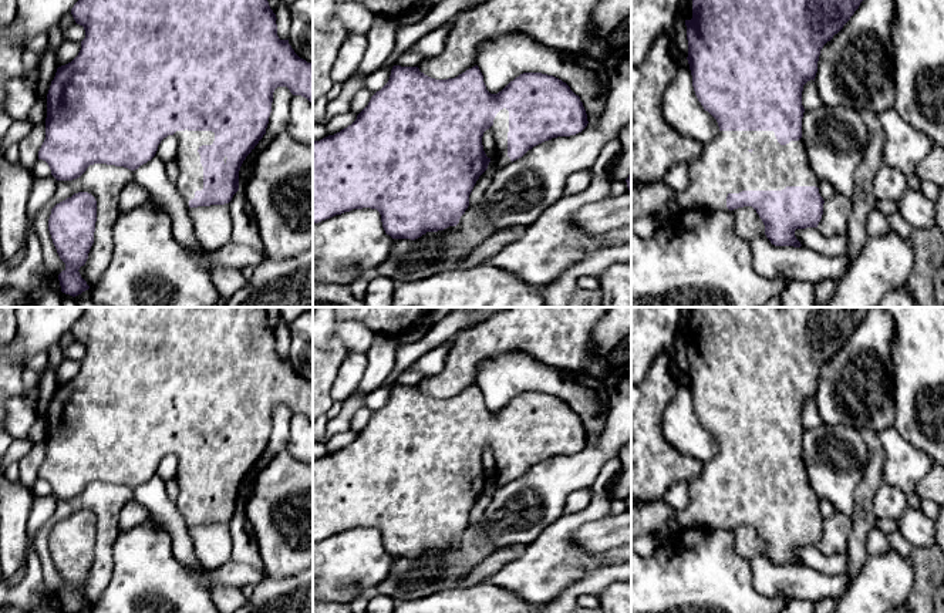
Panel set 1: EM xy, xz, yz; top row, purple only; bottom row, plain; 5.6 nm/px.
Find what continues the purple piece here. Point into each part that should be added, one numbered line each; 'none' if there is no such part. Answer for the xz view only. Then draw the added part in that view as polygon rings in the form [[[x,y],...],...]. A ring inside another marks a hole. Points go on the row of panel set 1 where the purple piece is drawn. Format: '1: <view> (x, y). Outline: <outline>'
1: xz (499, 130). Outline: [[[506,108],[496,114],[493,125],[489,129],[496,145],[496,152],[490,158],[490,164],[493,169],[499,169],[512,162],[508,156],[509,111]]]

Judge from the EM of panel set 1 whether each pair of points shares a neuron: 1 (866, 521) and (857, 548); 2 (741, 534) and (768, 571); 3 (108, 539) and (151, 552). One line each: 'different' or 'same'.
1: same
2: different
3: different

